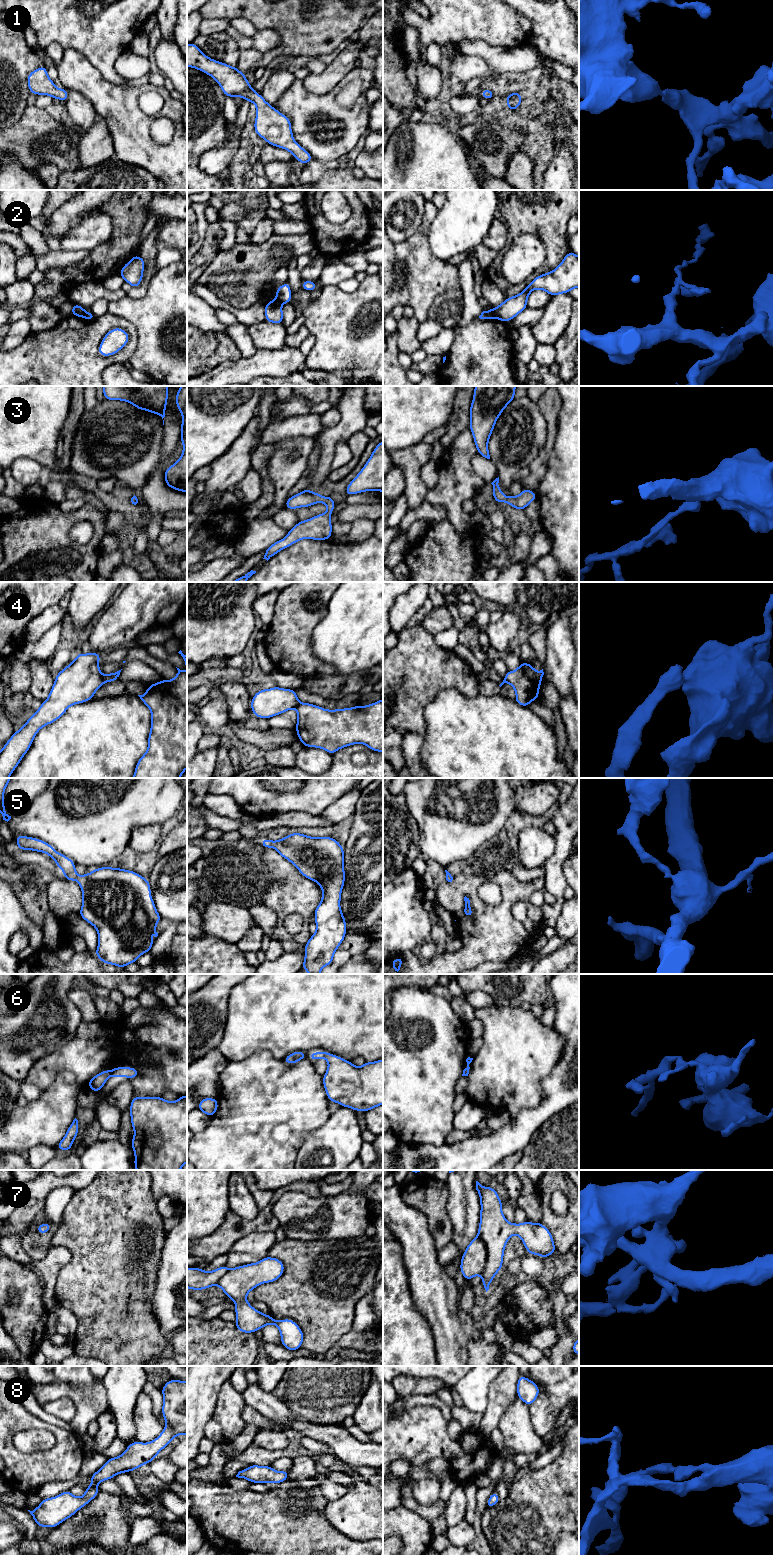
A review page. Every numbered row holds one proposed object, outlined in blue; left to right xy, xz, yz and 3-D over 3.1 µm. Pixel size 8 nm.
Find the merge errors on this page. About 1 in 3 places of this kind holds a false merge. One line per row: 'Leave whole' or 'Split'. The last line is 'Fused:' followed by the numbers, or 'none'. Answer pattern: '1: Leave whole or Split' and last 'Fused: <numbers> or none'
1: Leave whole
2: Split
3: Leave whole
4: Split
5: Leave whole
6: Split
7: Leave whole
8: Leave whole
Fused: 2, 4, 6

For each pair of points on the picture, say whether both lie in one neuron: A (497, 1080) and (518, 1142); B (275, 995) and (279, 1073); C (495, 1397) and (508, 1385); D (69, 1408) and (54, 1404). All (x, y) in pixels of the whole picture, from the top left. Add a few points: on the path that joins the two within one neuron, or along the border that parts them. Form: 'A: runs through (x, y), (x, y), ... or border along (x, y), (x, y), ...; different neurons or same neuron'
A: border along (533, 1108), (523, 1108), (511, 1118); different neurons
B: border along (256, 1050), (267, 1050), (274, 1057), (282, 1060); different neurons
C: runs through (498, 1395), (505, 1388); same neuron
D: runs through (65, 1408), (58, 1407); same neuron

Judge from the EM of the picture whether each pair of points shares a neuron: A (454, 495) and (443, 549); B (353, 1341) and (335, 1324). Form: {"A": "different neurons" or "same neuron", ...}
{"A": "different neurons", "B": "different neurons"}

